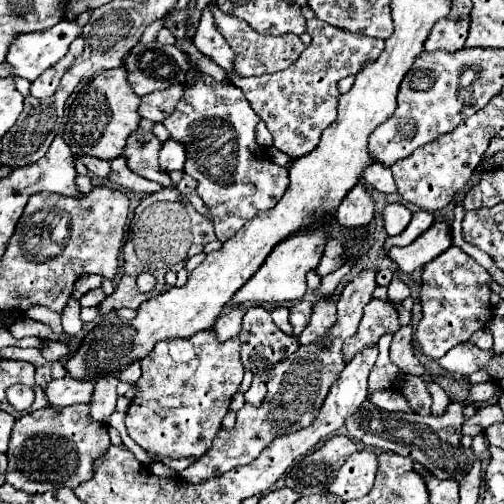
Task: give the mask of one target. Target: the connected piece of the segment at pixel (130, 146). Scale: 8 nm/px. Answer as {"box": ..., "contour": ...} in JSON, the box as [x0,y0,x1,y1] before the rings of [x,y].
{"box":[123,128,171,186],"contour":[[[137,128],[127,138],[127,148],[123,150],[123,156],[125,156],[131,172],[135,172],[147,180],[155,180],[163,186],[171,186],[171,178],[157,164],[161,146],[163,146],[163,142],[153,132],[143,132],[143,128]]]}

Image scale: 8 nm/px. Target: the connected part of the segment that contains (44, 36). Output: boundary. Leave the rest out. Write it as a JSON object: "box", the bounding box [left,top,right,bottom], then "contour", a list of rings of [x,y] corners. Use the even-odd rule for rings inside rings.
{"box":[7,20,81,82],"contour":[[[61,20],[57,26],[43,32],[19,34],[9,48],[7,62],[13,64],[15,76],[33,82],[47,68],[55,66],[67,54],[69,44],[81,34],[75,20]]]}

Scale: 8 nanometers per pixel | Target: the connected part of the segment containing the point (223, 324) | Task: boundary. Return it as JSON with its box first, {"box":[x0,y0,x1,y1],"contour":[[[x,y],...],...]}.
{"box":[213,308,243,340],"contour":[[[231,308],[225,314],[221,314],[219,320],[213,326],[213,330],[219,336],[219,340],[229,340],[229,338],[237,336],[239,330],[241,330],[241,318],[243,318],[241,308]]]}

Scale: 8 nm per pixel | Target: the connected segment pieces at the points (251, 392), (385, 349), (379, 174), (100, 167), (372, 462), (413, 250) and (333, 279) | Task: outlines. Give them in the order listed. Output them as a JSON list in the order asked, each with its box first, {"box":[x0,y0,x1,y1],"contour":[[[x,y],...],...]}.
[{"box":[245,374,265,404],"contour":[[[259,374],[253,376],[253,382],[251,382],[251,388],[245,392],[245,402],[251,402],[251,404],[261,404],[263,398],[265,398],[265,382],[261,380]]]},{"box":[369,334,403,392],"contour":[[[393,334],[381,336],[377,342],[379,348],[379,360],[375,362],[371,374],[369,374],[369,392],[387,390],[393,384],[399,384],[403,380],[403,370],[397,368],[389,358],[389,344],[393,340]]]},{"box":[363,162,397,194],"contour":[[[373,162],[365,168],[363,172],[363,180],[367,184],[371,184],[375,190],[379,192],[385,192],[385,194],[391,194],[391,192],[397,192],[397,184],[391,176],[391,170],[389,168],[383,168],[379,162]]]},{"box":[73,156,109,178],"contour":[[[73,156],[75,160],[81,160],[85,166],[87,166],[87,170],[89,172],[93,172],[95,176],[99,176],[99,178],[107,178],[107,174],[109,174],[109,162],[107,160],[95,160],[93,156]]]},{"box":[329,450,377,500],"contour":[[[371,450],[355,452],[337,472],[335,482],[329,486],[331,492],[335,492],[341,500],[353,500],[363,498],[371,486],[377,472],[377,456]]]},{"box":[387,222,451,274],"contour":[[[435,222],[423,236],[419,236],[411,246],[405,248],[389,248],[387,258],[397,264],[397,268],[403,274],[415,272],[417,268],[423,268],[427,262],[431,262],[435,256],[445,252],[451,246],[451,232],[445,222]]]},{"box":[317,264,355,298],"contour":[[[345,264],[335,272],[324,276],[321,280],[321,285],[317,291],[318,298],[322,298],[325,295],[332,294],[340,280],[354,267],[355,265]]]}]

